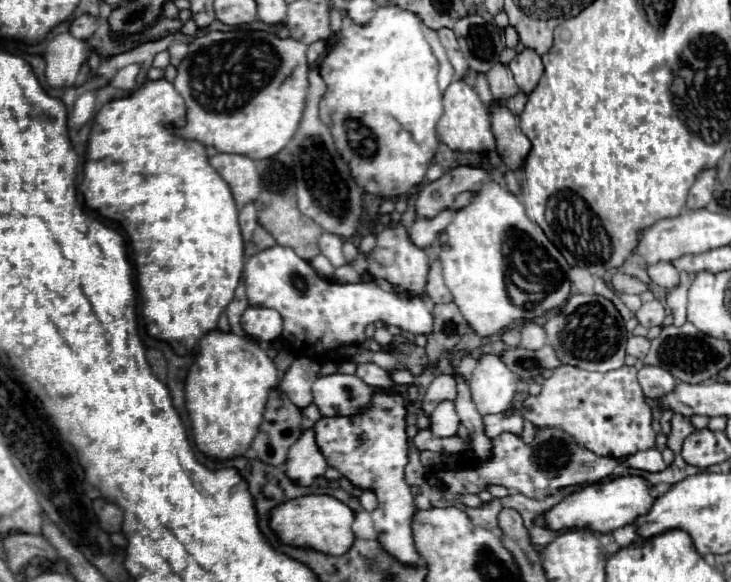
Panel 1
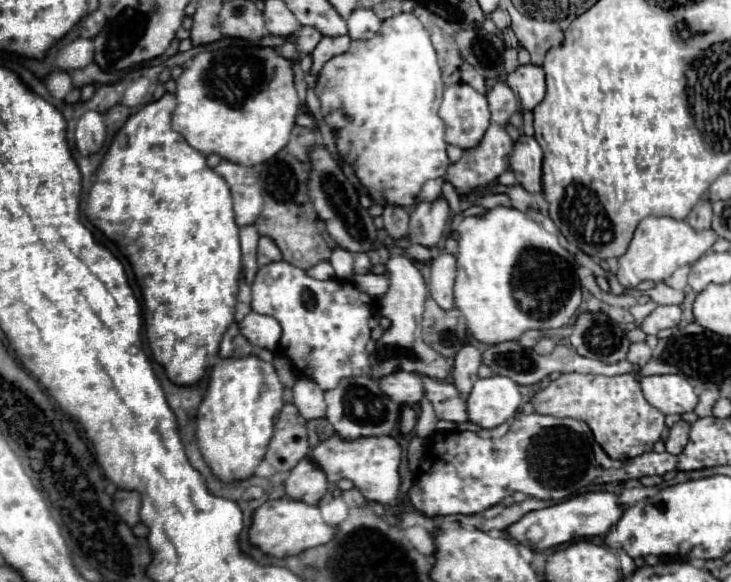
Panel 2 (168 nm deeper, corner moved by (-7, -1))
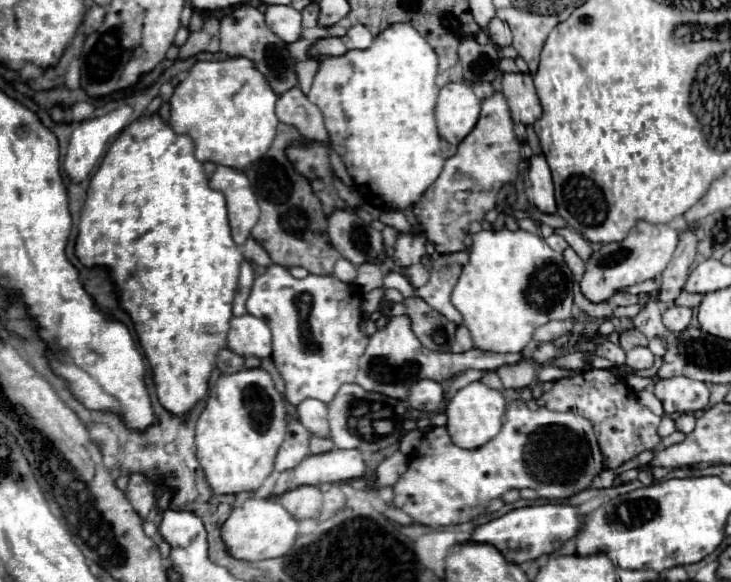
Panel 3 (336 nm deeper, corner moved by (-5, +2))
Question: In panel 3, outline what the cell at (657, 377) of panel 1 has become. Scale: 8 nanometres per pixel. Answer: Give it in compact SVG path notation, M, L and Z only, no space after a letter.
M671 377L655 383L655 397L663 403L665 413L703 411L709 403L709 385L687 377Z

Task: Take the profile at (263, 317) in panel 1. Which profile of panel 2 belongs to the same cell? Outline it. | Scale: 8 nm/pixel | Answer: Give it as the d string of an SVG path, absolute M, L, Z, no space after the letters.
M249 312L241 322L239 322L239 332L257 348L265 350L275 350L281 338L281 326L275 318L263 316L257 312Z

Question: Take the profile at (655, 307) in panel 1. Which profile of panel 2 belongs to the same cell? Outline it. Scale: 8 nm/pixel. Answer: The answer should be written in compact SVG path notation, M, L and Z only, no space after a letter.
M657 306L655 312L645 318L641 330L645 334L657 334L663 328L675 328L681 322L681 314L679 306Z

